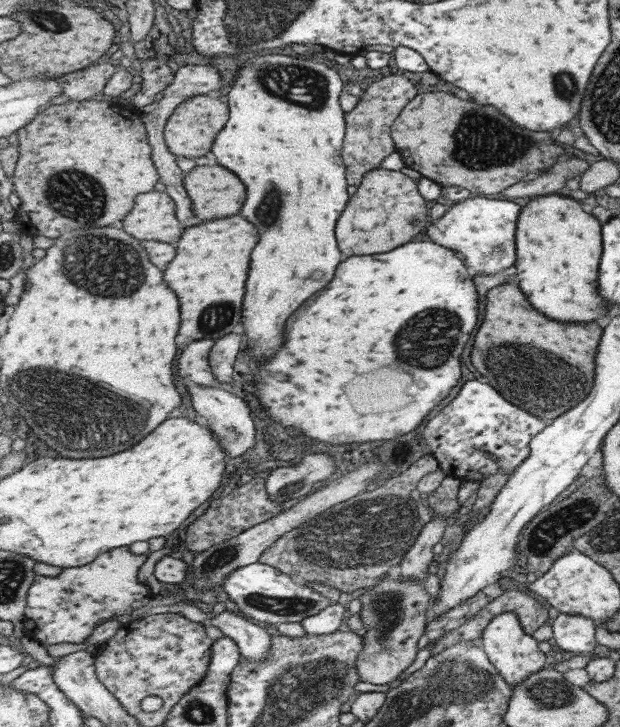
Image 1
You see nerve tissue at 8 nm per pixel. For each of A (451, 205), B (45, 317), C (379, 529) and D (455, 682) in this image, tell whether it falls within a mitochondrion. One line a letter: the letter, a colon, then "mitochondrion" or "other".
A: other
B: other
C: mitochondrion
D: mitochondrion

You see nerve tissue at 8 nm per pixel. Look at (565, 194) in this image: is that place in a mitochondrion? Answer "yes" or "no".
no

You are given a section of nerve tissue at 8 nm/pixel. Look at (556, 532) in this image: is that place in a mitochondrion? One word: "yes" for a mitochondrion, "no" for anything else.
yes

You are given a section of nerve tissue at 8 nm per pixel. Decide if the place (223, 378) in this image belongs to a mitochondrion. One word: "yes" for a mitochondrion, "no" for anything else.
no

